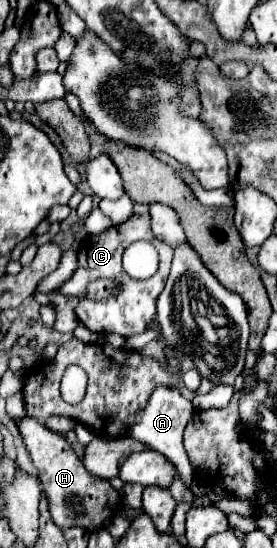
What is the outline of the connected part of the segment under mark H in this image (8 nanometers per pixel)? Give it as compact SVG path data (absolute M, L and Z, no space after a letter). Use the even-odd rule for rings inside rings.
M30 416L20 420L18 428L32 456L32 462L38 470L38 478L48 498L54 524L58 528L70 528L70 526L80 526L84 530L104 528L106 522L114 516L114 504L120 504L120 494L110 486L110 482L100 480L98 476L86 472L84 462L76 456L76 452L70 448L70 444L62 434L52 432L50 428L46 428L38 420L32 420Z

